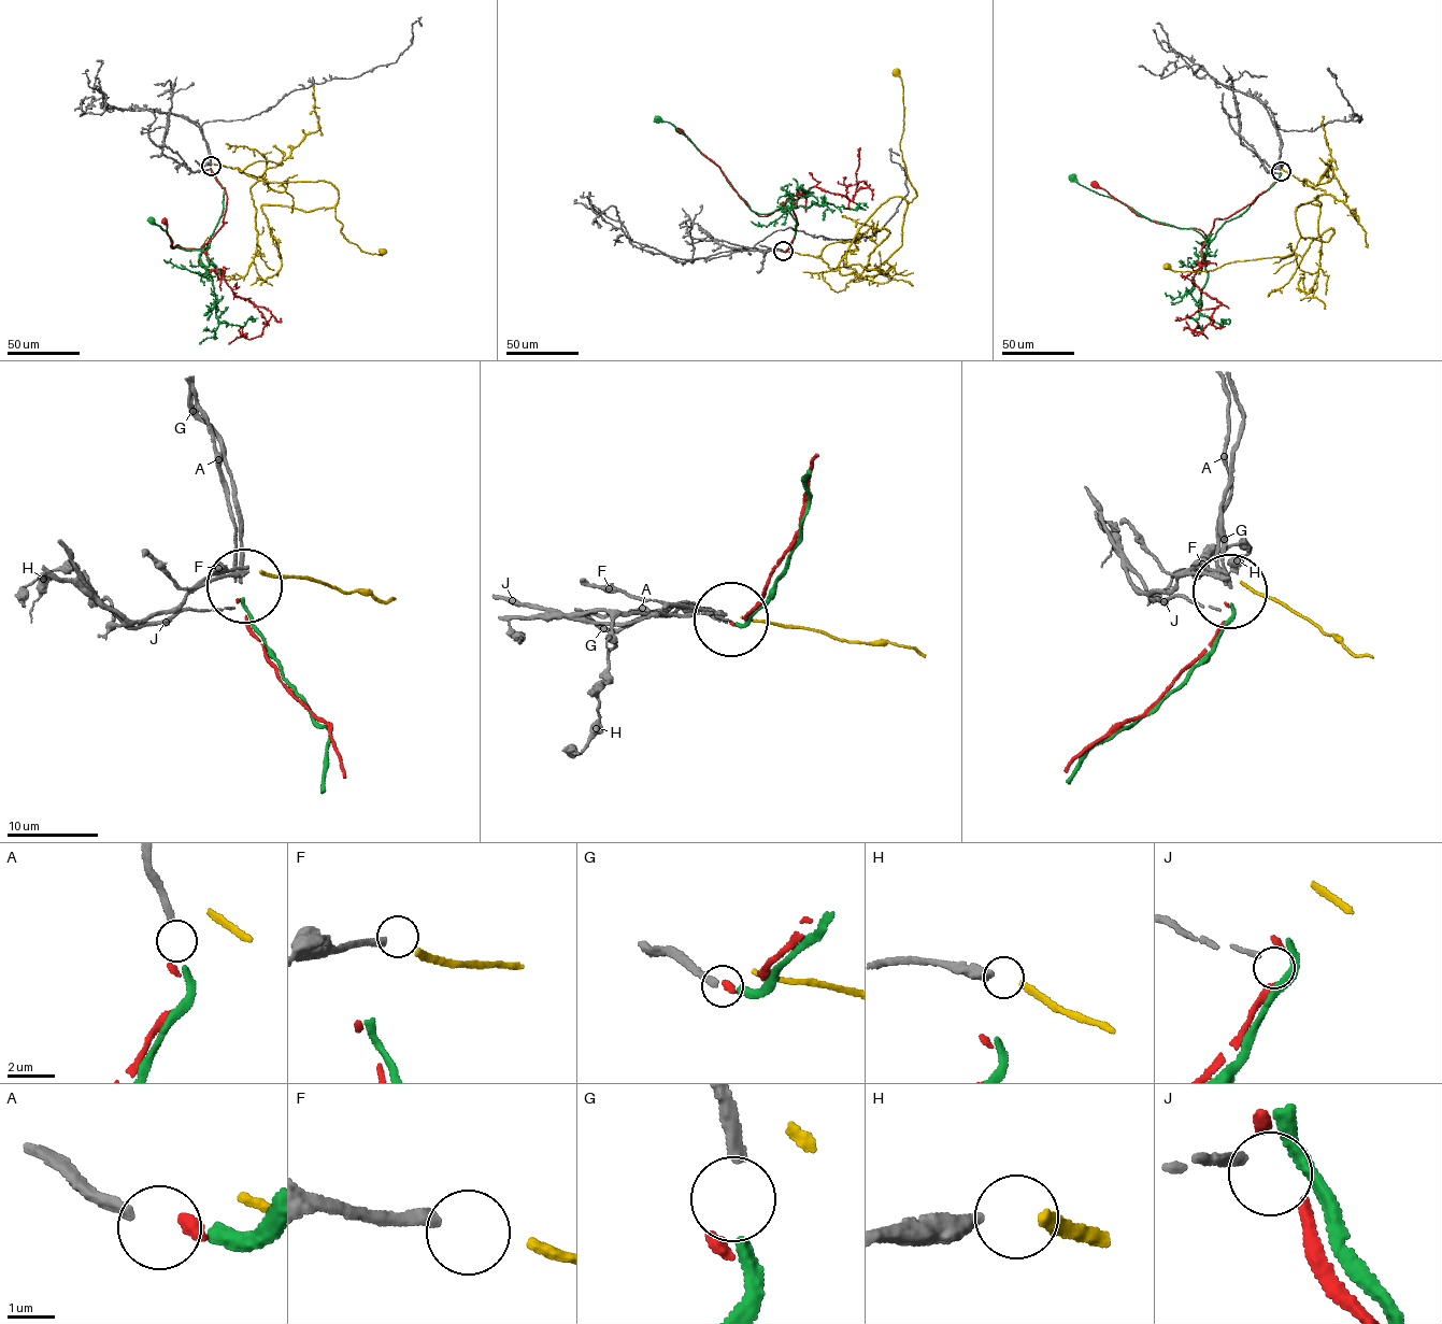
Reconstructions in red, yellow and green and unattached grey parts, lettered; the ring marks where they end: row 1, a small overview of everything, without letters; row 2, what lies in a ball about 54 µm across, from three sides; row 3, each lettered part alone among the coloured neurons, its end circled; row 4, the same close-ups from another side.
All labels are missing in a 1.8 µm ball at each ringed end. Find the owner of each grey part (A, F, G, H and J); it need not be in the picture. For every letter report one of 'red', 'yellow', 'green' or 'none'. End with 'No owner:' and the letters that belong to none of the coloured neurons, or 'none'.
A: red
F: none
G: green
H: yellow
J: none
No owner: F, J

